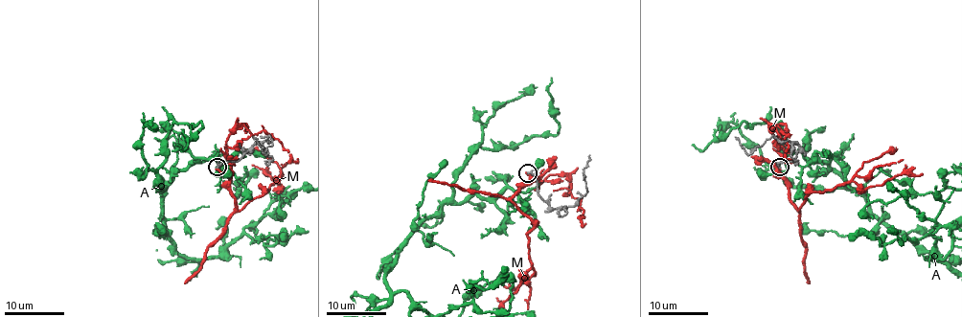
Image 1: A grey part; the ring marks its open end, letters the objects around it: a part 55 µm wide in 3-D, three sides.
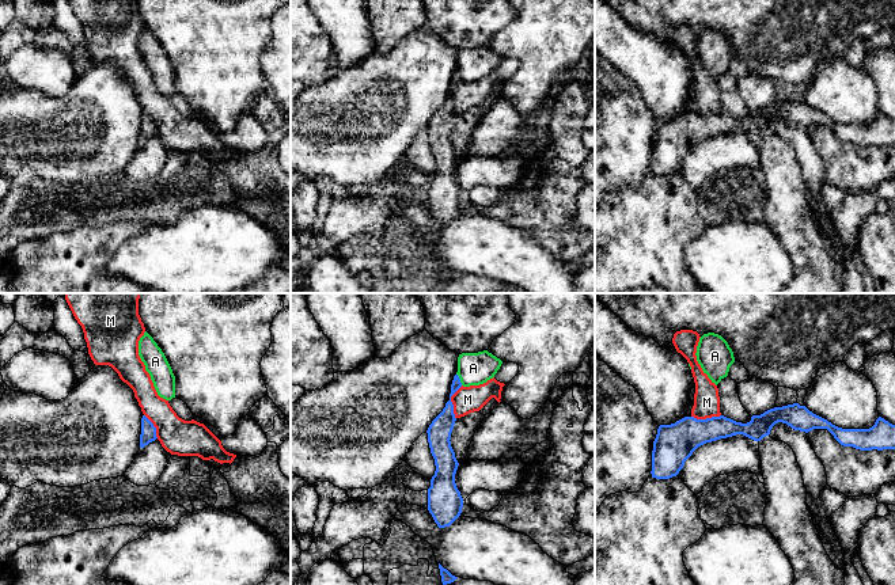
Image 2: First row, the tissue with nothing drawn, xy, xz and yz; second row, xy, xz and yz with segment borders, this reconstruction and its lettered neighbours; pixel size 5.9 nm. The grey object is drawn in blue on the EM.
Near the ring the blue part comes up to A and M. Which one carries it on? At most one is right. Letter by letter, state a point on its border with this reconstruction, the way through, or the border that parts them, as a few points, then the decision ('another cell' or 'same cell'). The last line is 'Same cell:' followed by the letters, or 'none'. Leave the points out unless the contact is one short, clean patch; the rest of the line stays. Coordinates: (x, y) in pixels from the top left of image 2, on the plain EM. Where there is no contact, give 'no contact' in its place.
A: meets blue in xz at (459, 75); border along xz (457, 69), (462, 80); another cell
M: meets blue in xz at (451, 98); border along xz (462, 82), (451, 92), (455, 114); another cell
Same cell: none

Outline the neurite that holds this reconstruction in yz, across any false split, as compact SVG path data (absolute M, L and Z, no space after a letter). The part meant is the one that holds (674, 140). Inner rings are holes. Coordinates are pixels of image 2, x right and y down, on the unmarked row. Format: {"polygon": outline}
{"polygon": "M793 99L752 111L747 119L720 111L706 115L684 113L675 119L660 121L653 137L652 174L676 172L693 148L706 138L736 130L761 137L778 118L805 129L814 125L827 125L841 141L860 147L895 145L895 121L881 113L869 125L842 125L814 110L805 102Z"}

